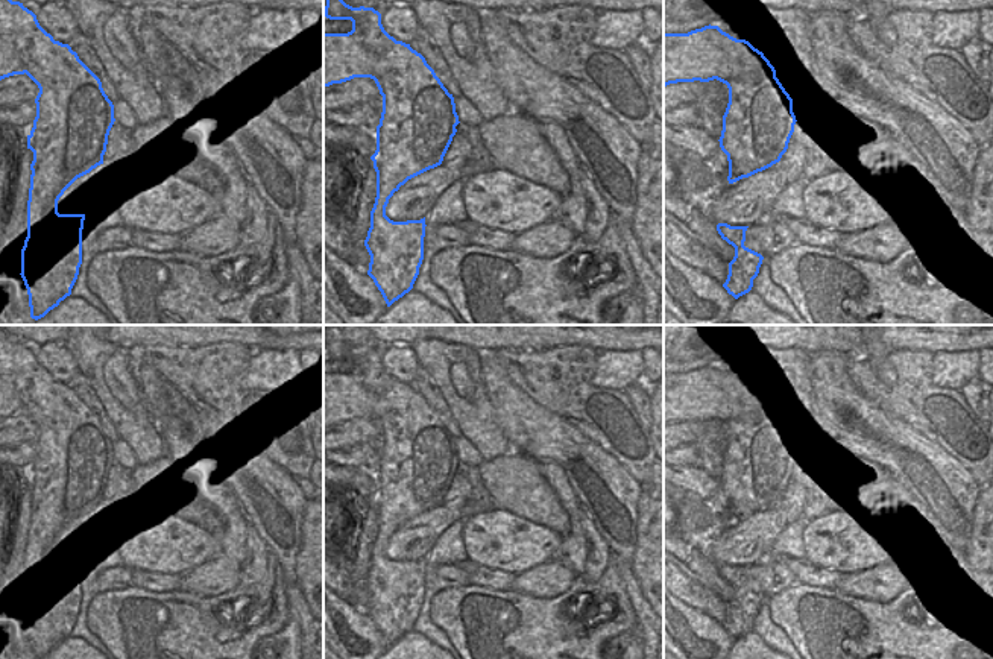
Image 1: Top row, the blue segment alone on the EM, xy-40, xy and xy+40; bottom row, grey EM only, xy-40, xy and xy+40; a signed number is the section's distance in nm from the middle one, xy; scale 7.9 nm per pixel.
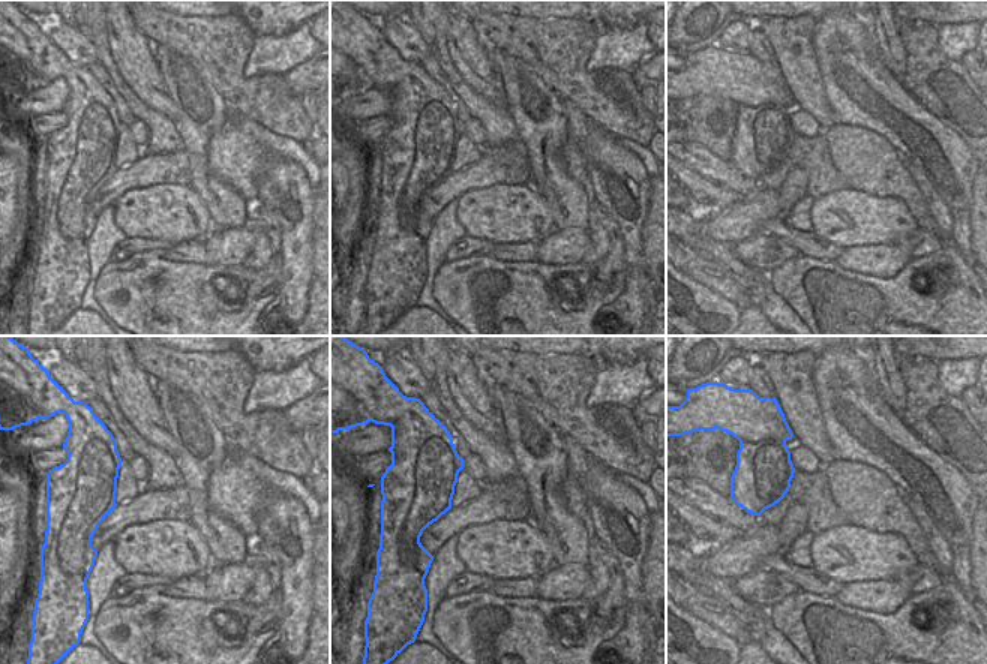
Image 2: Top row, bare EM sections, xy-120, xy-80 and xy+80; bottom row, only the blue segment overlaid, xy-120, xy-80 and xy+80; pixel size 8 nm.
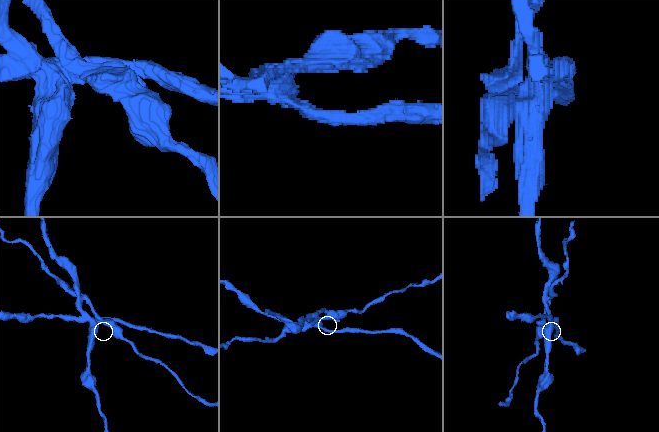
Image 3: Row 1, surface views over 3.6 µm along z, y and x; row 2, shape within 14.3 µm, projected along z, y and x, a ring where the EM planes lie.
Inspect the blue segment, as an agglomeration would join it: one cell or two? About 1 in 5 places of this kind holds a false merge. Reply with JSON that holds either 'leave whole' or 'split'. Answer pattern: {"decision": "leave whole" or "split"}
{"decision": "split"}

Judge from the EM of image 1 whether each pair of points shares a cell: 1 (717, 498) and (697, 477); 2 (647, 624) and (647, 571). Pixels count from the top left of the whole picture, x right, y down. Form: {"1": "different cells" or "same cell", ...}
{"1": "same cell", "2": "different cells"}

